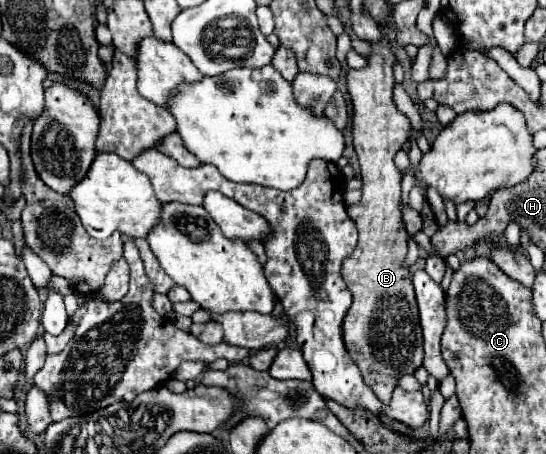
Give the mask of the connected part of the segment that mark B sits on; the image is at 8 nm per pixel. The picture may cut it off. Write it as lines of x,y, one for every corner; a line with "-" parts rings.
381,39
379,45
373,45
373,53
367,57
369,65
365,69
349,71
347,73
347,89
353,103
353,145
359,157
361,165
361,181
363,181
363,197
357,205
353,205
347,213
355,221
359,231
359,241
355,251
343,261
343,279
353,293
353,305
345,315
343,321
343,337
345,345
349,349
349,355
359,365
361,375
365,383
373,389
373,393
381,399
381,403
389,403
391,393
397,385
397,379
405,373
413,373
423,363
423,337
419,327
419,313
411,283
411,271
403,265
407,257
407,231
401,219
401,173
393,163
395,153
401,149
401,145
409,139
409,119
397,111
393,103
393,63
395,55
385,41

